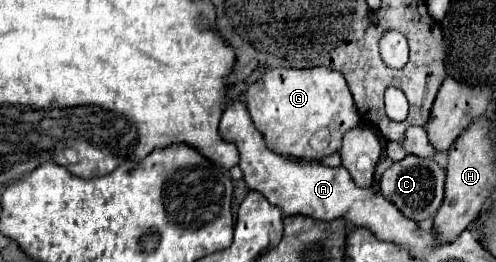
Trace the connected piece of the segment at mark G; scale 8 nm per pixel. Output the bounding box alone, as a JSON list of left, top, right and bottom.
[245,67,363,159]

